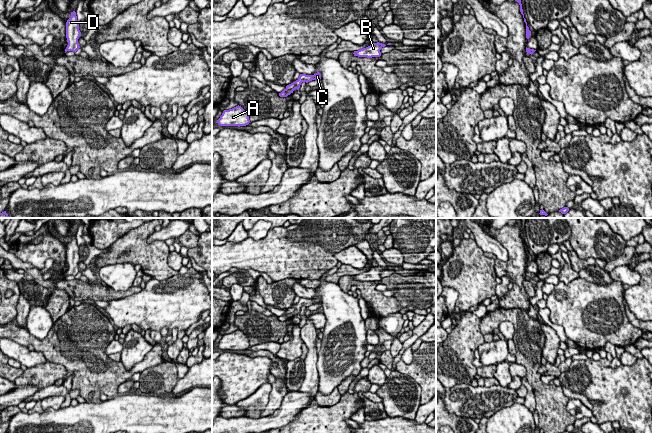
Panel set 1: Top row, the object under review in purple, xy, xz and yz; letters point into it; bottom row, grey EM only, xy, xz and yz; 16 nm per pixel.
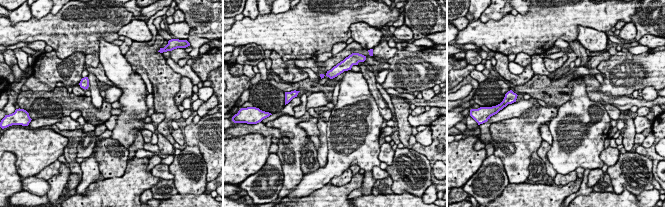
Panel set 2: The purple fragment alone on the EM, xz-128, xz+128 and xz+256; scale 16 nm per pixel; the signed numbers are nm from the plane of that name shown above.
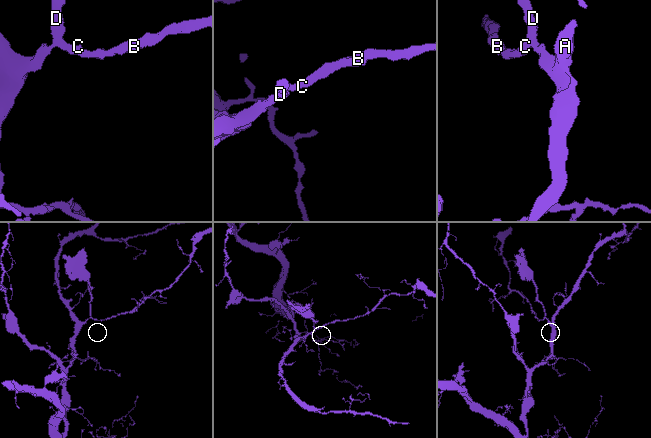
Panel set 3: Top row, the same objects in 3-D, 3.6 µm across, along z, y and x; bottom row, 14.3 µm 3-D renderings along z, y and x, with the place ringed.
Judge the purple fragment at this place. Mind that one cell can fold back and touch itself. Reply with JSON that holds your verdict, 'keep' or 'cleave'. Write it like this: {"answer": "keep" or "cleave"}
{"answer": "keep"}

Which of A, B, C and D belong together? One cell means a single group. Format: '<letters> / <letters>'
A B C D

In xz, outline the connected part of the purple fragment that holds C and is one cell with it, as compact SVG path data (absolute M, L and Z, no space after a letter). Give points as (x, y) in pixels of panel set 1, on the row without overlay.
M318 295L314 299L300 298L299 302L295 306L287 309L286 312L281 317L279 317L279 320L287 321L291 317L293 317L293 315L295 313L299 314L302 306L308 307L308 306L310 306L312 304L316 304L316 303L321 303L321 298Z

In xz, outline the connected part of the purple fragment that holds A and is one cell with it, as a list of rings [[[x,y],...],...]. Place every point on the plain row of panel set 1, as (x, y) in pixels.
[[[238,329],[232,333],[224,334],[216,347],[220,350],[246,350],[250,347],[249,338]]]

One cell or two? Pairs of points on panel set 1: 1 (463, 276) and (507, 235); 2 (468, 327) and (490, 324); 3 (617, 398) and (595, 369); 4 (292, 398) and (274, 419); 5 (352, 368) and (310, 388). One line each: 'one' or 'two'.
1: two
2: two
3: one
4: one
5: two

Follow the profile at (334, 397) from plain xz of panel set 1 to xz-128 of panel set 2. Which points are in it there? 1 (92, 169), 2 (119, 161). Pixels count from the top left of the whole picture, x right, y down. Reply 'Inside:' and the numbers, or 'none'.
Inside: 2

